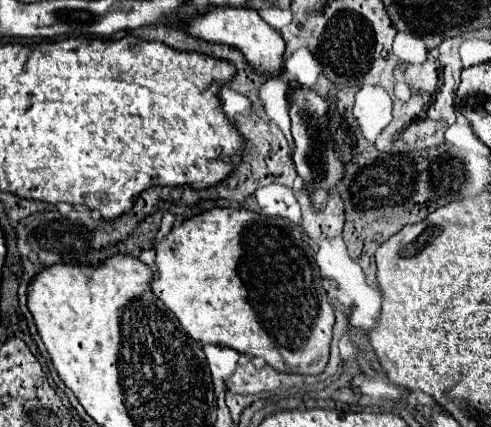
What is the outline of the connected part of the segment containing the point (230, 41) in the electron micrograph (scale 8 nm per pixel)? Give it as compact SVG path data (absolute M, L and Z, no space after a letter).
M212 7L202 15L192 17L184 27L194 37L214 41L214 43L226 43L232 47L238 47L244 57L250 61L250 65L256 71L262 71L266 75L278 75L282 65L282 53L284 53L284 41L278 31L274 31L254 9L246 7Z

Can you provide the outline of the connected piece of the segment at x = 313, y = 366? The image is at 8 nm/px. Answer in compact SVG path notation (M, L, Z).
M216 207L204 213L198 213L182 223L176 223L168 235L164 235L156 245L154 245L154 265L156 265L156 277L150 281L152 293L164 301L164 305L178 317L182 327L192 335L192 339L200 343L218 343L232 347L240 353L248 353L254 357L262 357L268 365L272 365L276 371L286 371L286 373L300 373L300 375L318 375L324 371L328 363L328 353L330 353L330 339L332 339L332 325L334 325L334 307L328 301L328 295L322 287L322 275L316 265L316 261L308 255L308 243L296 241L294 237L294 227L278 217L268 217L262 213L254 213L248 209L230 209L230 207Z

